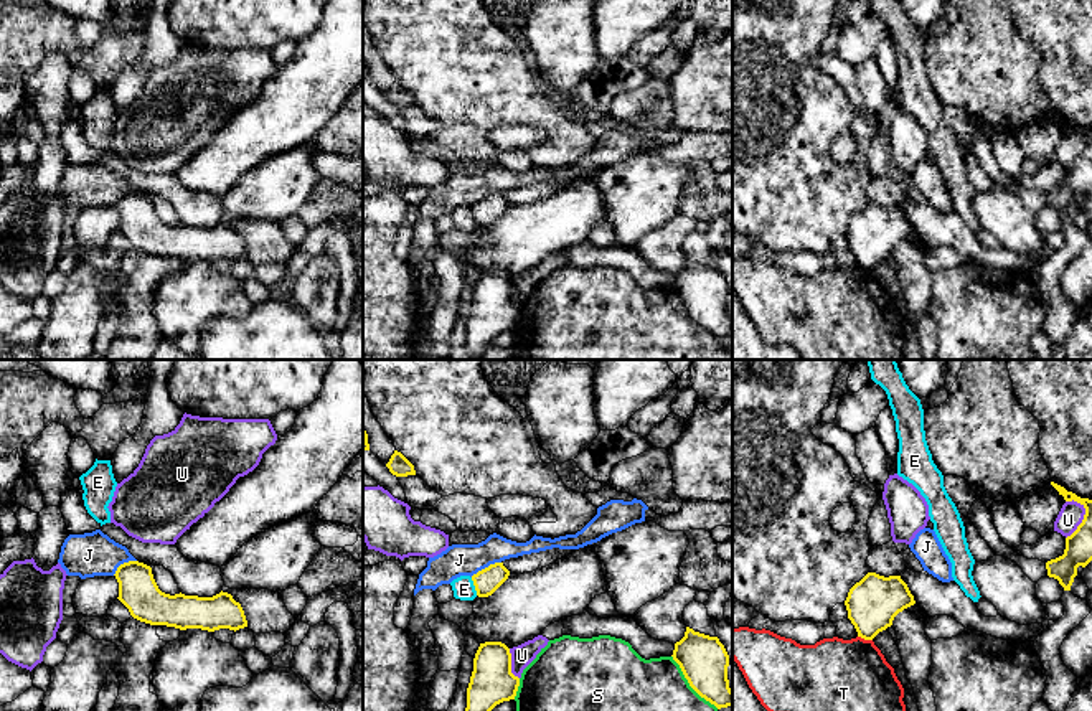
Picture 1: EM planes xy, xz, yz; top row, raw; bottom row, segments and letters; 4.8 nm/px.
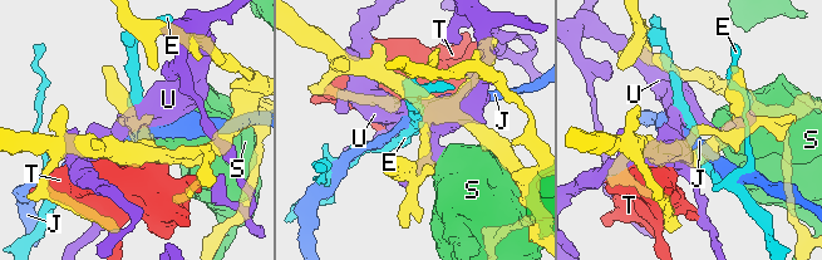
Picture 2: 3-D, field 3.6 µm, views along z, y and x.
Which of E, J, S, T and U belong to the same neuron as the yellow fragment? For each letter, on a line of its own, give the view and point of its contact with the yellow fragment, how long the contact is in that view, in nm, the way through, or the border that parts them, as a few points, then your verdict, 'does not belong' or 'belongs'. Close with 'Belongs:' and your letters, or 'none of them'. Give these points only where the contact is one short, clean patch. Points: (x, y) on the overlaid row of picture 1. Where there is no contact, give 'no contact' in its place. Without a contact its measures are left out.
E: xz (474, 584) | 90 nm | does not belong
J: xz (485, 568) | 170 nm | along xz (500, 561), (490, 563), (470, 576) | does not belong
S: xz (690, 685) | 340 nm | does not belong
T: yz (865, 639) | 80 nm | does not belong
U: xz (510, 663) | 160 nm | does not belong
Belongs: none of them

